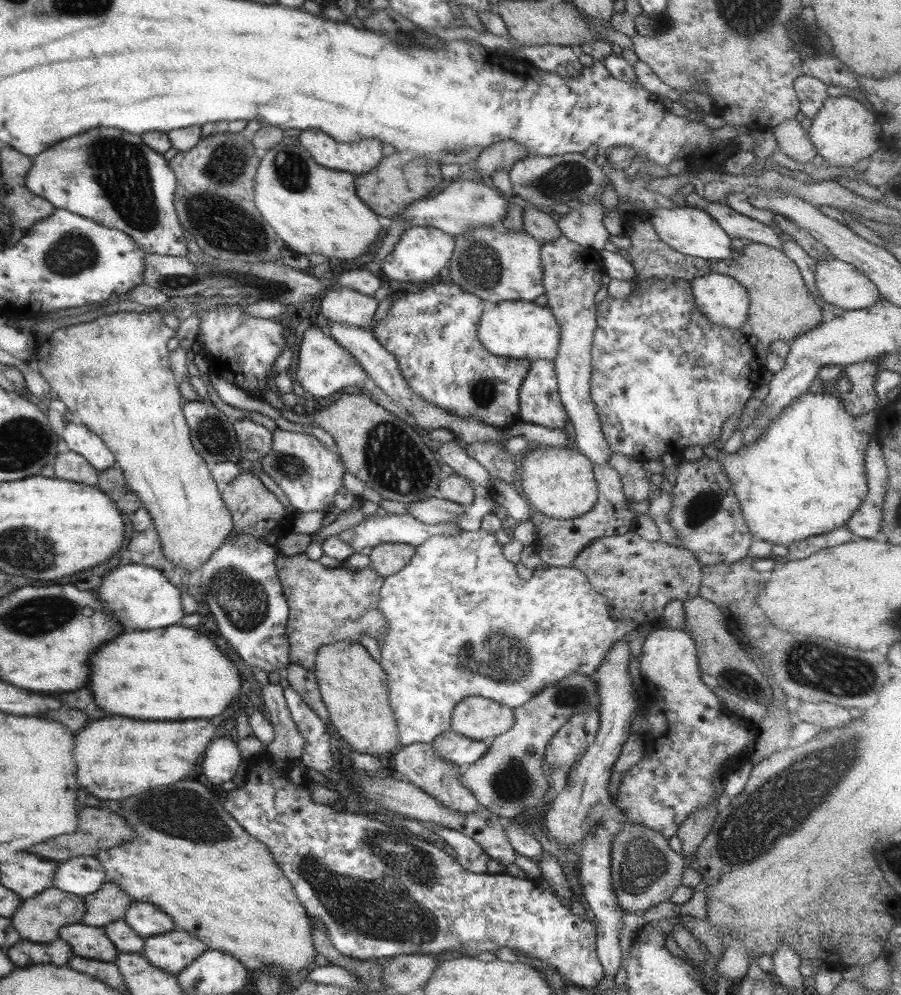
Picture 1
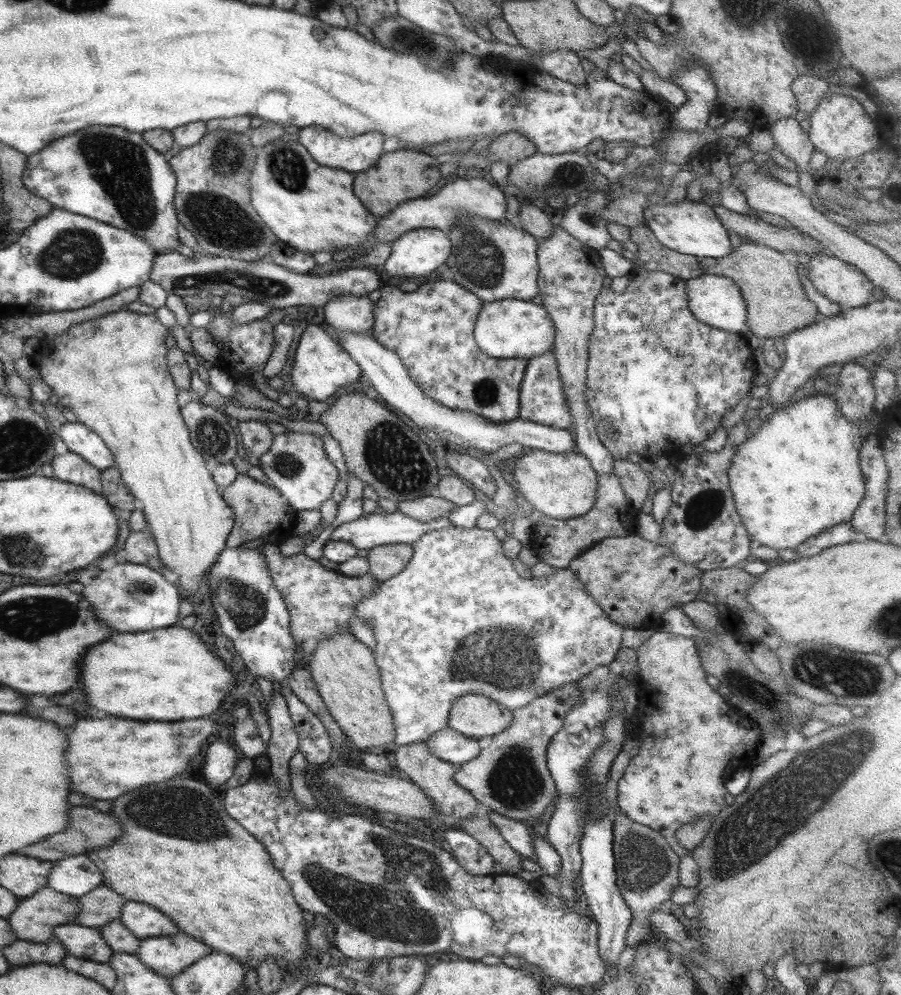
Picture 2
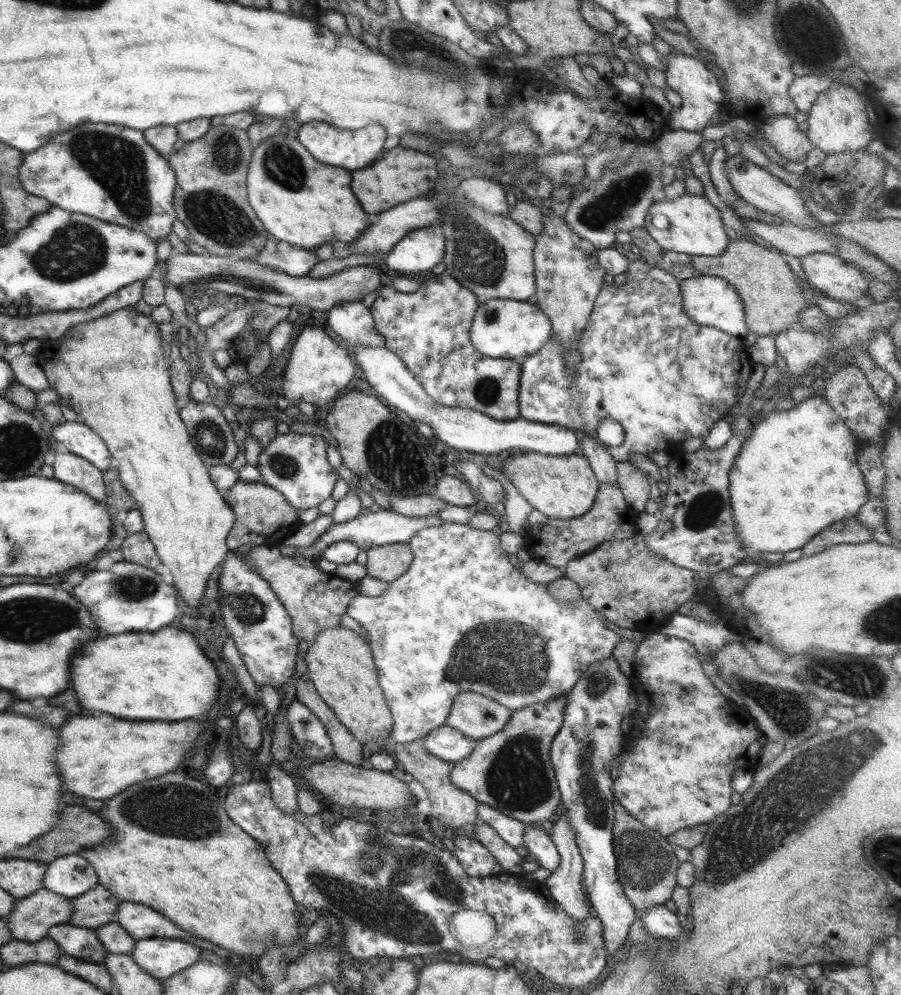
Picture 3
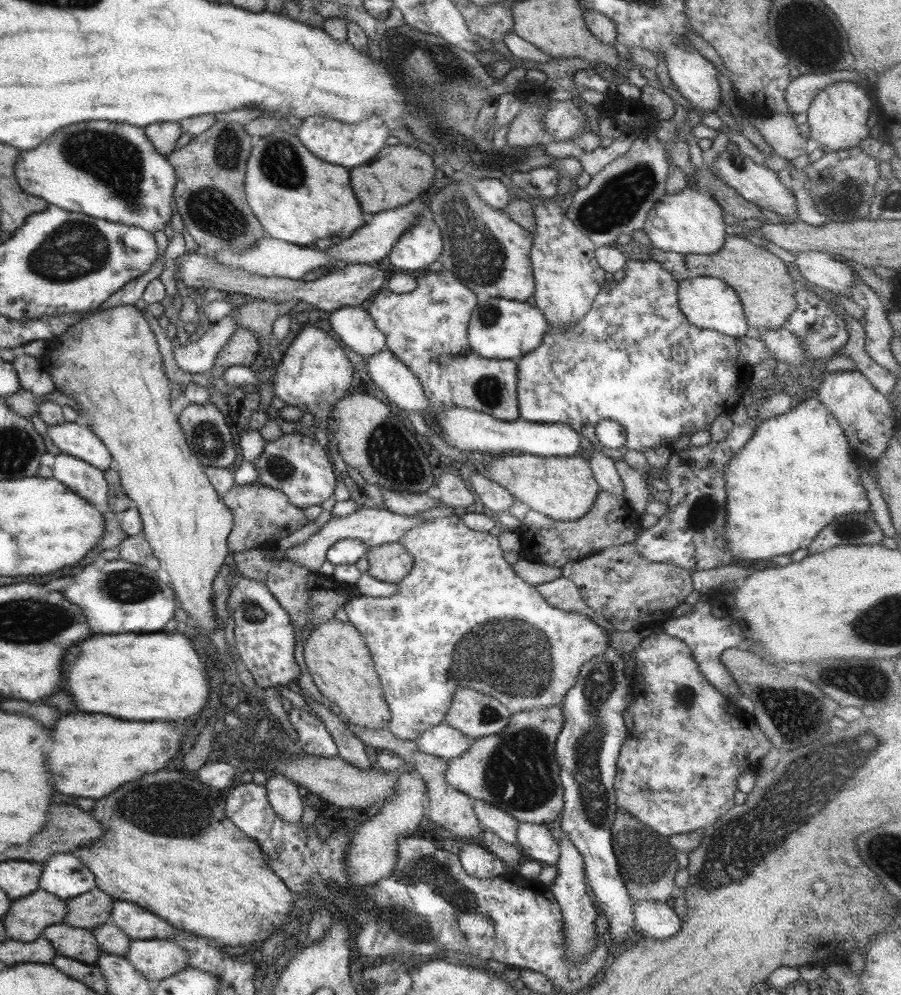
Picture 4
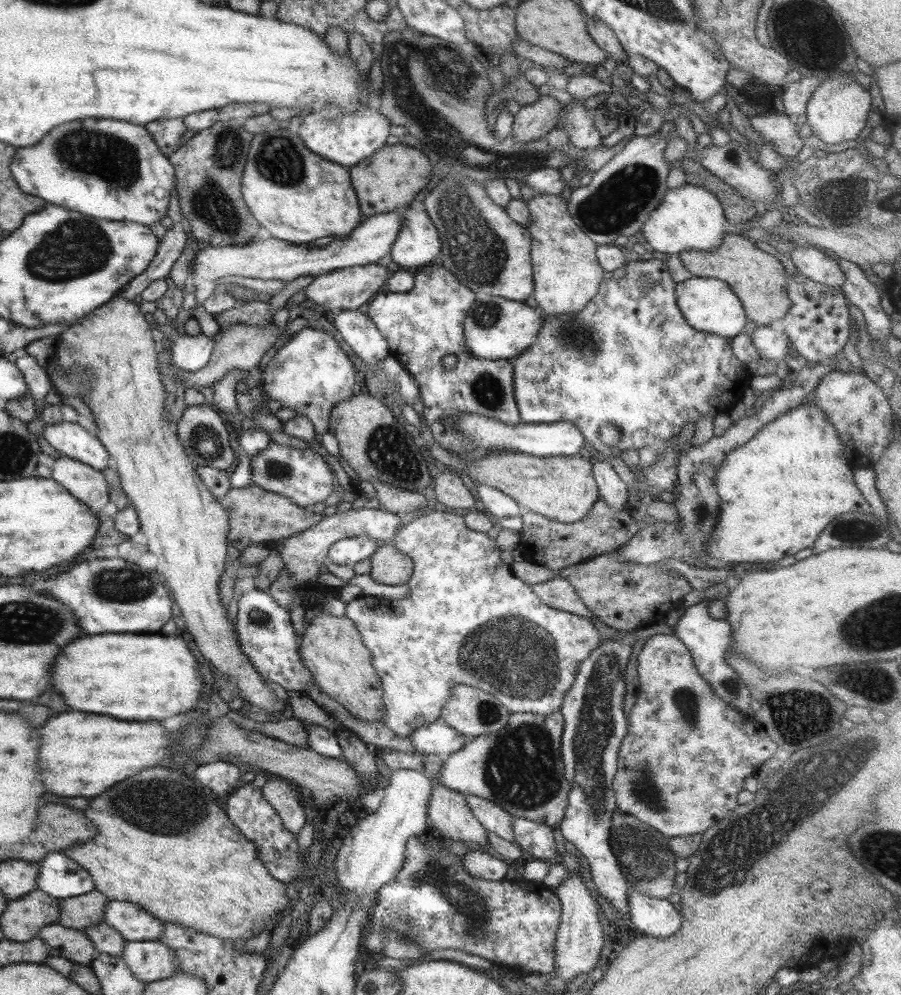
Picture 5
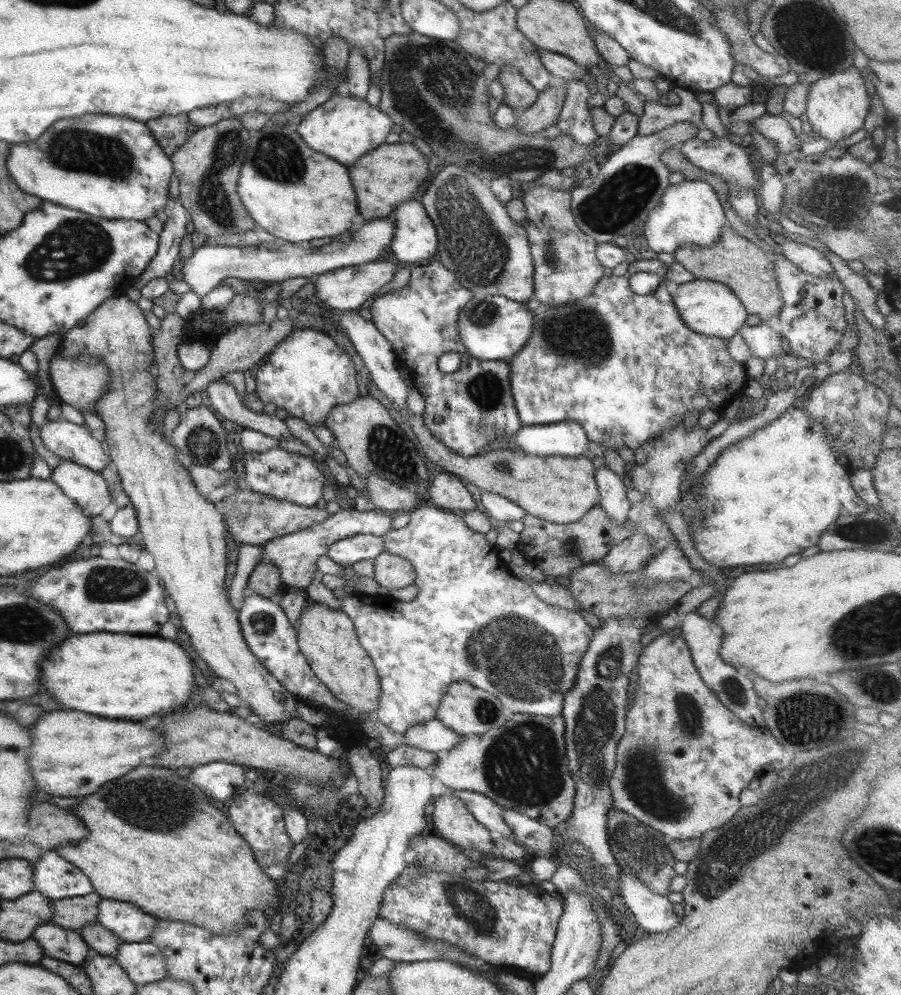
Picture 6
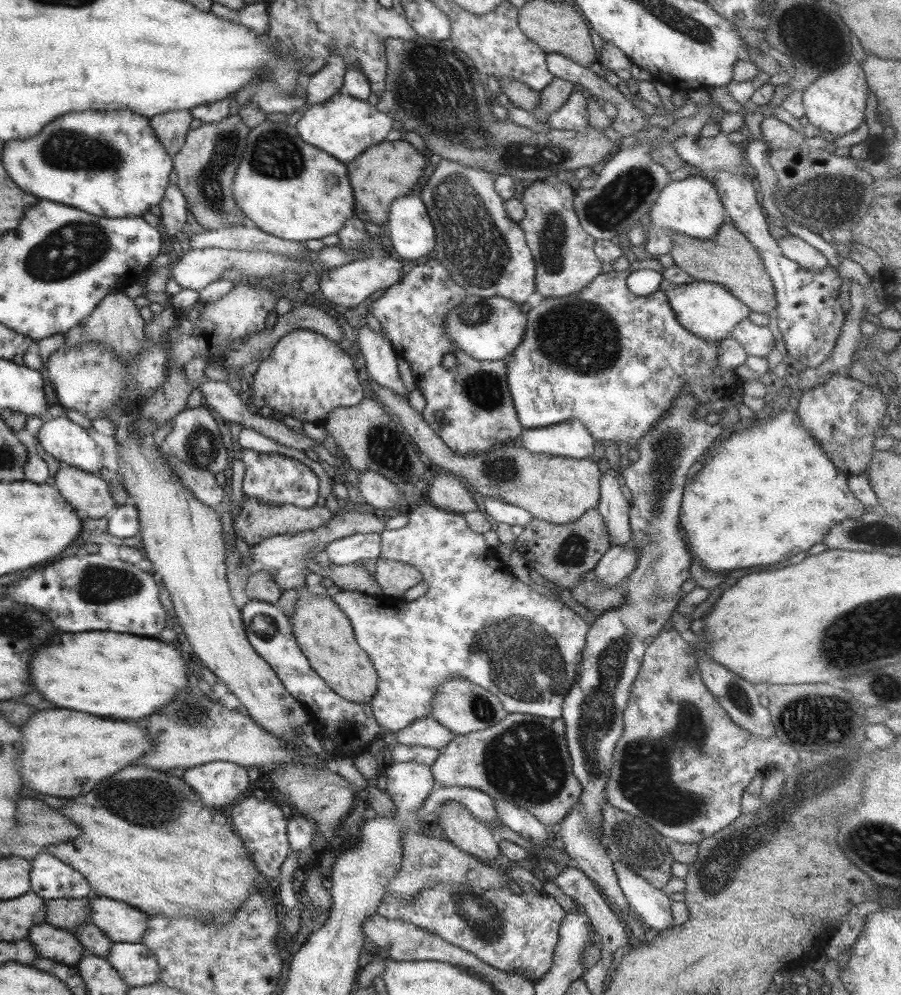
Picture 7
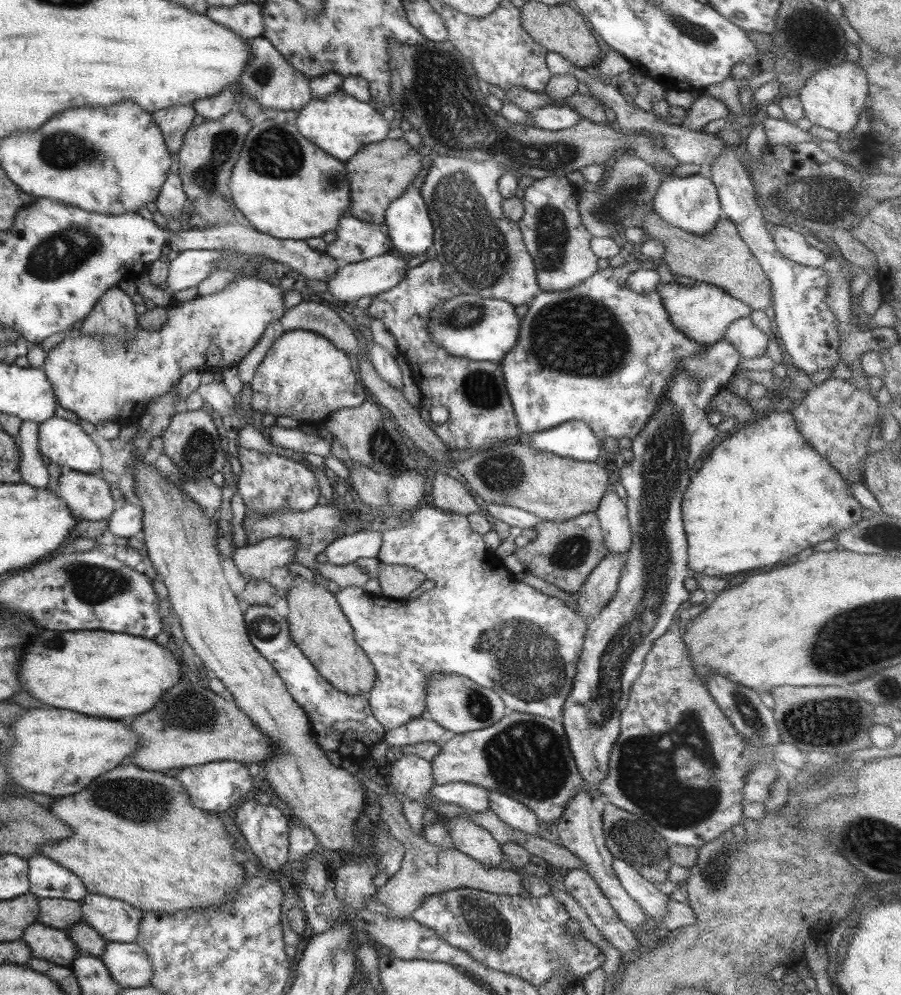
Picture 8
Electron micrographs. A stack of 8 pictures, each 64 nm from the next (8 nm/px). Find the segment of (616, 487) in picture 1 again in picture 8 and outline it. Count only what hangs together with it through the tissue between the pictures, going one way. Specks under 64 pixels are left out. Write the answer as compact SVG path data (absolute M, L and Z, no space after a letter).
M595 512L586 513L575 520L564 520L564 523L541 521L534 528L524 529L514 542L514 554L528 572L572 596L581 591L586 578L607 554Z

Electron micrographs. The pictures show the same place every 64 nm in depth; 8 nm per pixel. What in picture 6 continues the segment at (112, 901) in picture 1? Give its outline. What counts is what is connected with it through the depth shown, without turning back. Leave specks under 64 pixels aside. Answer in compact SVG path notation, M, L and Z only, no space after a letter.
M94 890L90 893L72 898L53 901L53 922L56 926L79 931L86 925L98 922L99 906L103 898Z

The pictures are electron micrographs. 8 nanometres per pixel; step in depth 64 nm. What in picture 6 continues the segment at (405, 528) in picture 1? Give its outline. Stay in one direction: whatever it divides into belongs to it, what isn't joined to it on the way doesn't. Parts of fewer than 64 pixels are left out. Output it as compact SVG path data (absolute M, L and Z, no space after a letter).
M369 506L365 511L358 511L356 508L340 509L337 514L326 518L315 526L286 534L284 537L274 538L271 542L262 546L264 550L260 564L276 565L279 568L280 582L288 588L298 588L305 591L314 580L314 573L317 570L317 563L320 558L328 553L330 546L336 542L356 535L373 535L384 537L388 531L392 531L392 519L394 514L378 514L374 508Z

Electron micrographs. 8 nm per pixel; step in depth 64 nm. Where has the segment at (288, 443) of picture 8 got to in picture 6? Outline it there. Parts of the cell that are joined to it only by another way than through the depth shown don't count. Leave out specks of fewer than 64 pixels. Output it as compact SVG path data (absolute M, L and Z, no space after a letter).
M224 379L211 382L203 394L208 396L210 407L217 414L236 422L244 429L252 429L278 440L293 437L284 420L248 409L232 383Z

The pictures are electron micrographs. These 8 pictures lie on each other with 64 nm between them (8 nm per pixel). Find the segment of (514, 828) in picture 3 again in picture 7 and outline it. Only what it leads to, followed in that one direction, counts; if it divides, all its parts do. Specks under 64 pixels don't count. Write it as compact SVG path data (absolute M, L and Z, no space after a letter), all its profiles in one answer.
M447 786L446 789L432 792L426 803L416 811L420 821L424 820L427 814L438 812L444 802L458 802L465 806L479 821L495 822L501 824L496 803L486 792L468 788L467 786Z

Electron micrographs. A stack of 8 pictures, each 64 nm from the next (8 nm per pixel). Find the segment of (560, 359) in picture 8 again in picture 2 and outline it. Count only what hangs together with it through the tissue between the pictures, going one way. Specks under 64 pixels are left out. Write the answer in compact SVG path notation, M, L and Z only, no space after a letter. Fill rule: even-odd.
M636 267L629 276L630 284L622 294L616 294L611 288L603 288L595 300L594 310L594 330L591 331L589 340L589 361L587 366L587 384L585 384L585 397L587 405L590 407L592 418L598 424L598 420L602 420L604 416L604 426L602 426L602 440L608 440L608 444L618 442L618 452L612 452L615 459L640 458L644 456L644 452L650 446L658 452L659 456L665 455L666 452L672 452L676 448L683 448L687 444L700 445L704 440L710 438L711 433L716 432L716 429L721 426L720 421L727 410L733 408L748 396L751 387L750 383L757 373L756 363L753 356L753 351L748 345L747 335L725 330L718 330L713 326L708 326L698 322L694 318L694 313L689 307L689 296L687 293L687 281L679 279L672 274L666 274L659 270L651 270L648 272L643 268ZM553 352L528 359L519 392L519 418L562 429L568 429L572 424L571 412L567 398L562 392L561 375ZM609 428L615 430L615 437L609 439L607 432Z

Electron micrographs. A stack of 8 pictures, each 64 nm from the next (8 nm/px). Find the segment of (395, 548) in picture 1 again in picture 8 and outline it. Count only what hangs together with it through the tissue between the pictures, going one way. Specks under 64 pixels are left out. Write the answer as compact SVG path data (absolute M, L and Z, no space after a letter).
M379 562L381 596L390 598L406 598L421 587L426 581L425 574L406 565L392 565Z

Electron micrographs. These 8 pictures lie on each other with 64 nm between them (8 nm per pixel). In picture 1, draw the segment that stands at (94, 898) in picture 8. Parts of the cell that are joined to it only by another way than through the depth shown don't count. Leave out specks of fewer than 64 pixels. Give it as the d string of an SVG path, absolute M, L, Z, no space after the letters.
M133 901L124 920L143 939L175 929L172 917L149 902Z

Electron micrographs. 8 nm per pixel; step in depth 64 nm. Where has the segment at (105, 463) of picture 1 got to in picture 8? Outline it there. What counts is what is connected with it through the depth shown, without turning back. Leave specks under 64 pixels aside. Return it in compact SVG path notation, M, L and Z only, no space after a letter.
M52 416L40 423L38 436L40 452L64 469L96 474L101 468L102 453L80 424Z

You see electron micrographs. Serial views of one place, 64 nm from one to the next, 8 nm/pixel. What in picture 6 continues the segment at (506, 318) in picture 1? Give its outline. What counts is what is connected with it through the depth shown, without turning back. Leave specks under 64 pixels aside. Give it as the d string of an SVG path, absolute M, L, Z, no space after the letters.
M500 295L473 296L458 317L459 335L467 351L480 360L504 361L518 354L530 340L534 330L533 312L525 303Z

